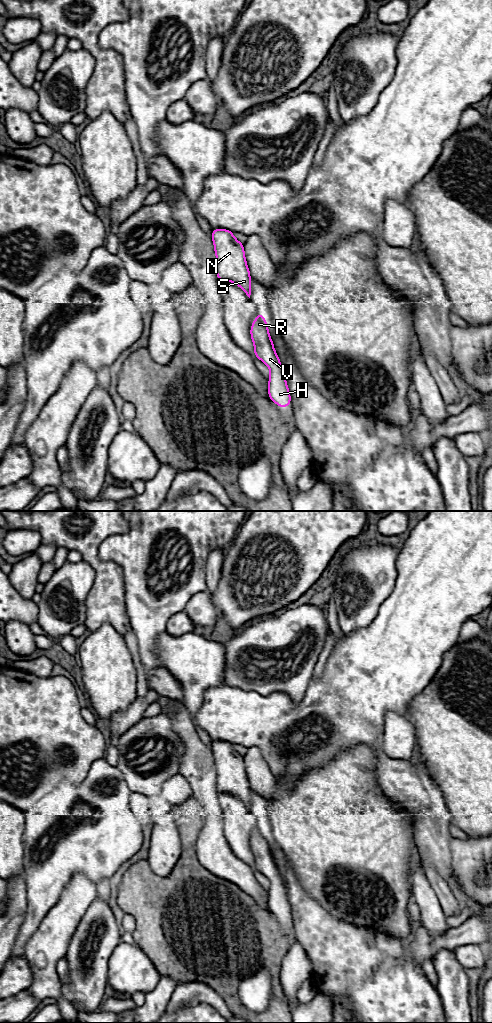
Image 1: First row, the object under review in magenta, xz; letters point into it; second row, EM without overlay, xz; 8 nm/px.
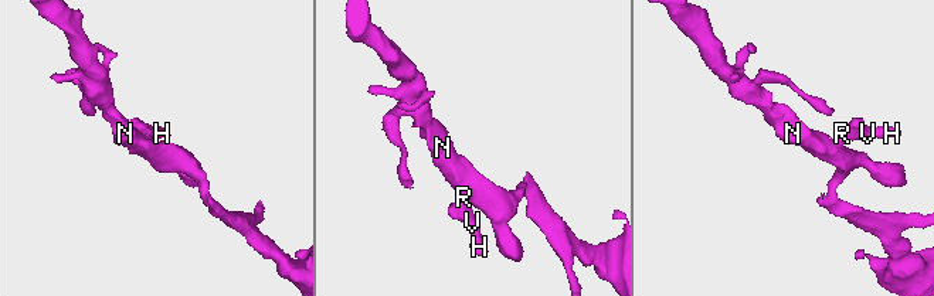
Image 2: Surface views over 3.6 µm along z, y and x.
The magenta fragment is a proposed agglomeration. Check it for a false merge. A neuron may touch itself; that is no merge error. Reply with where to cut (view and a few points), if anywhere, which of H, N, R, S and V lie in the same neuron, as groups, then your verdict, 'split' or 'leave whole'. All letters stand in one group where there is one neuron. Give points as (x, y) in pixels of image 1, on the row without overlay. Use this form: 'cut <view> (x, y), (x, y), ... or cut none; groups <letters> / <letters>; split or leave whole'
cut none; groups H N R S V; leave whole

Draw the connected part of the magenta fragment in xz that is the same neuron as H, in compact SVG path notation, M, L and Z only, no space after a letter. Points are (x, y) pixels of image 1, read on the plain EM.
M258 824L257 830L250 840L251 851L254 856L255 869L265 875L269 882L268 907L276 917L286 920L291 915L291 907L286 894L282 876L275 863L273 853L268 843L263 826Z

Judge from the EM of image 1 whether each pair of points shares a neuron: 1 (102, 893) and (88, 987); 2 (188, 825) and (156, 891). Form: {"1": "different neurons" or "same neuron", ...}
{"1": "different neurons", "2": "same neuron"}

